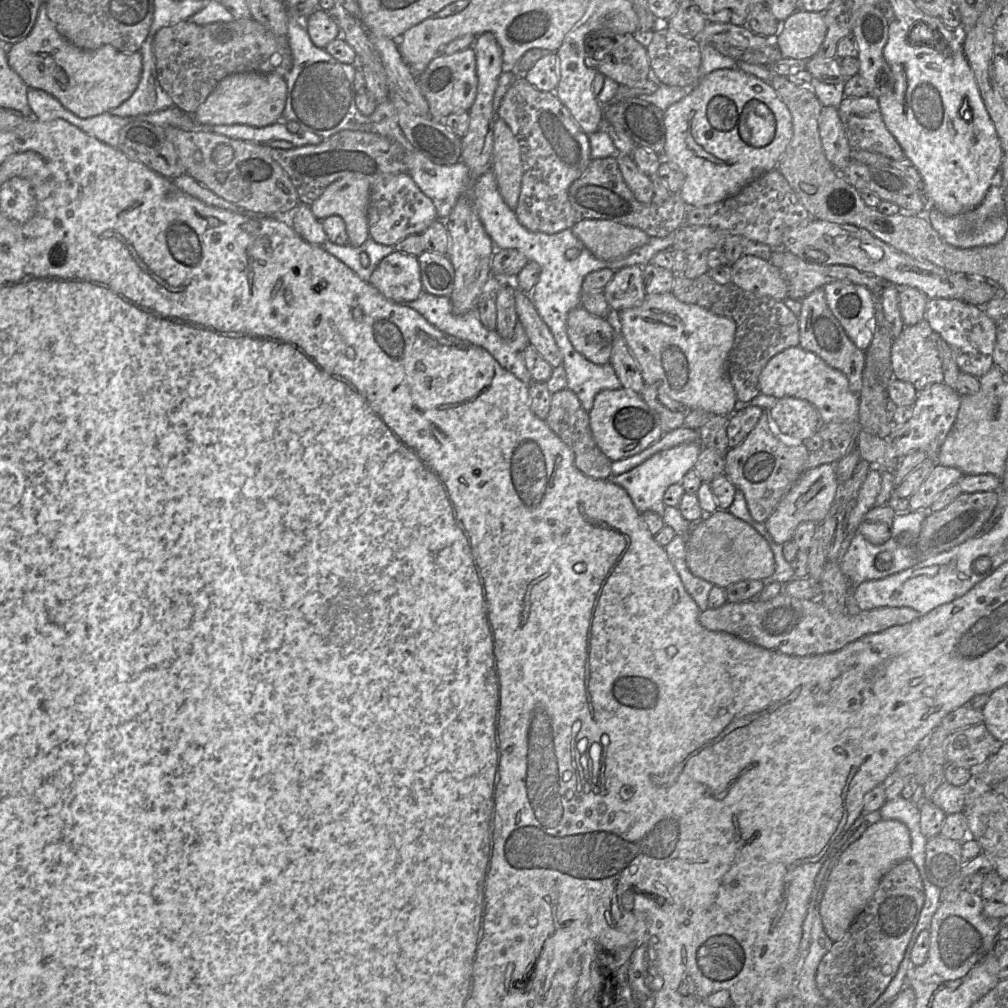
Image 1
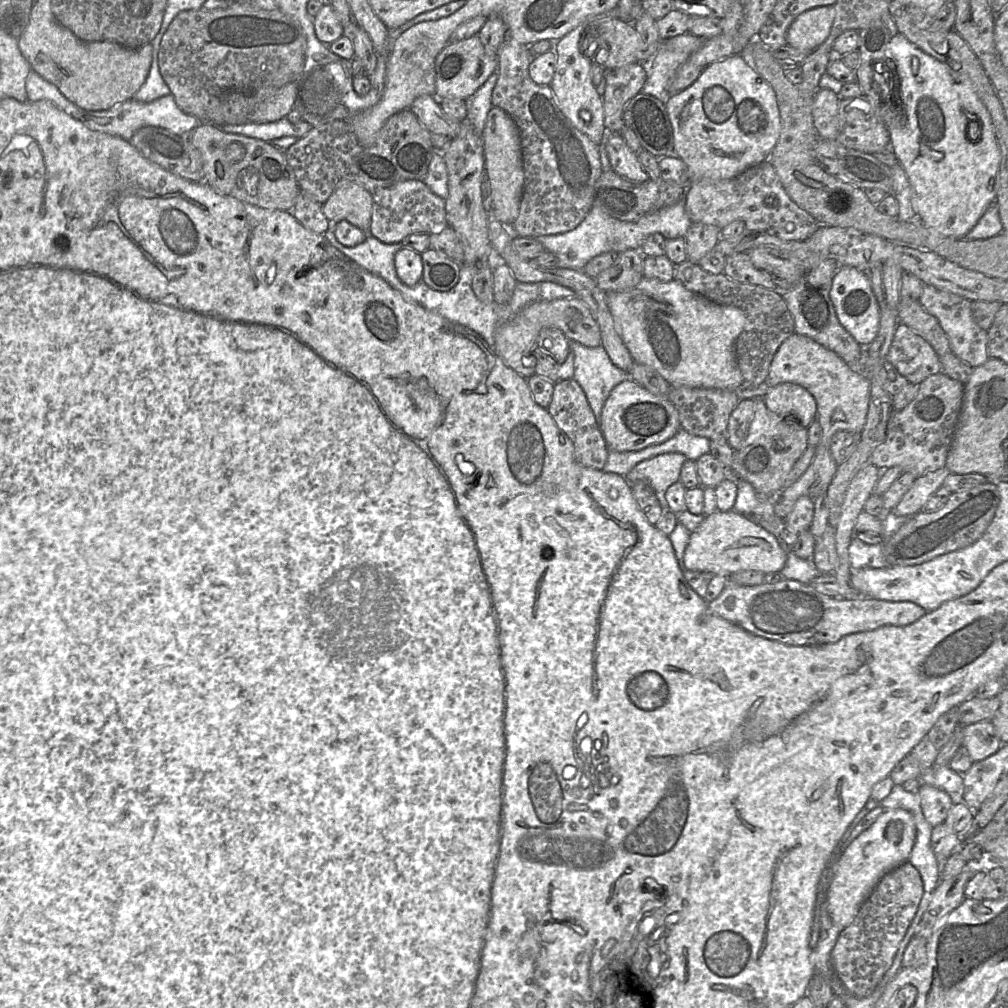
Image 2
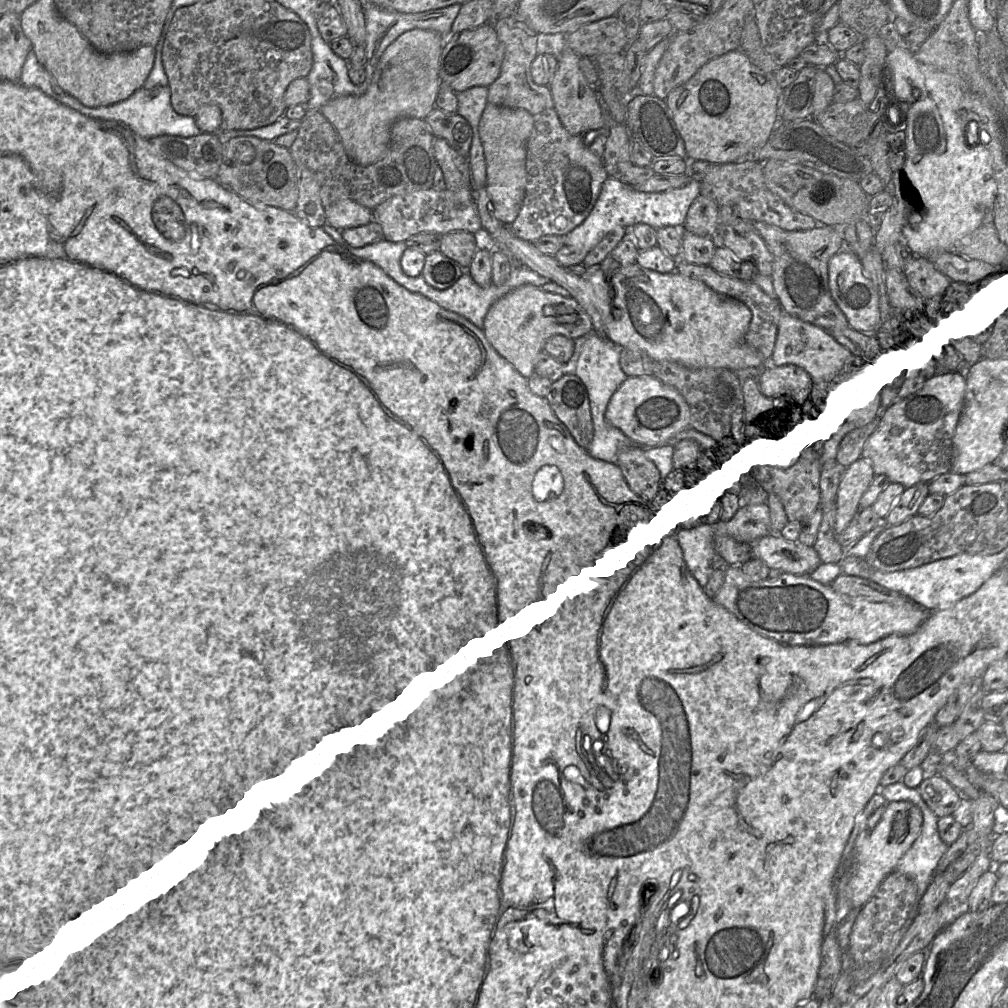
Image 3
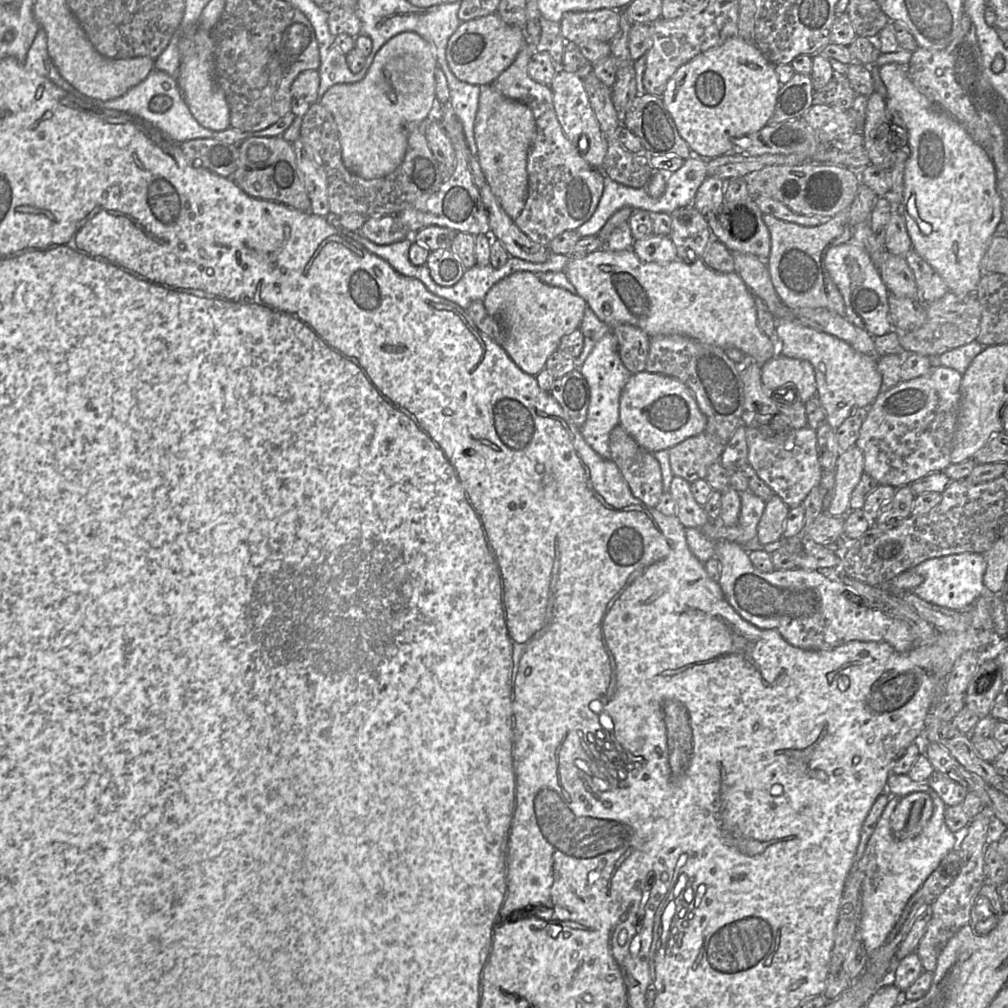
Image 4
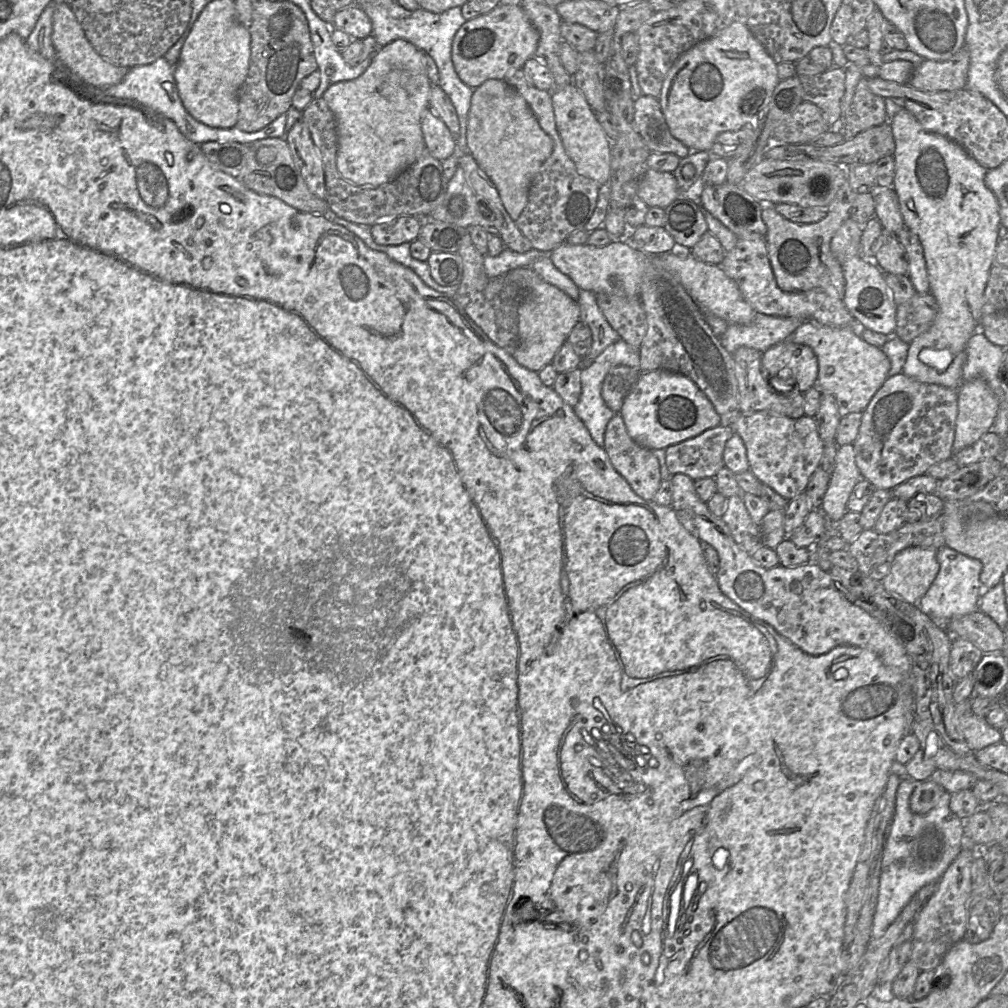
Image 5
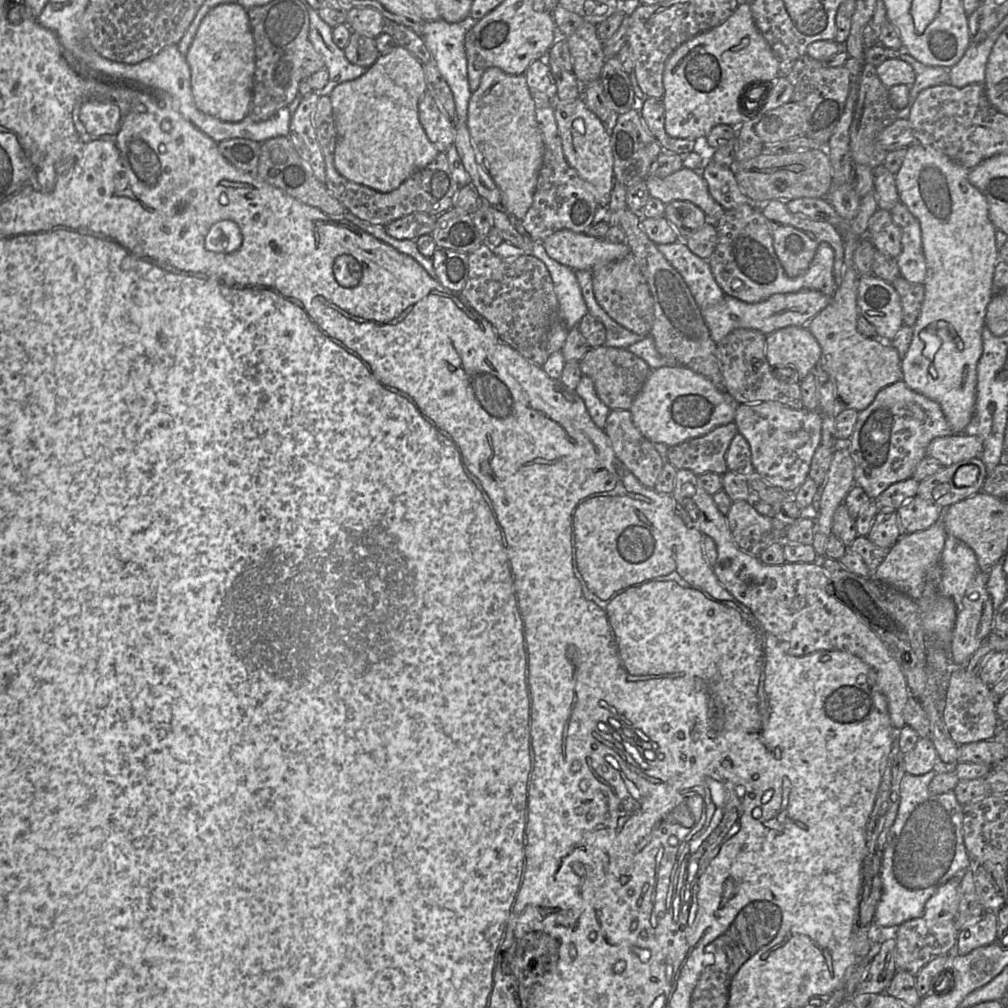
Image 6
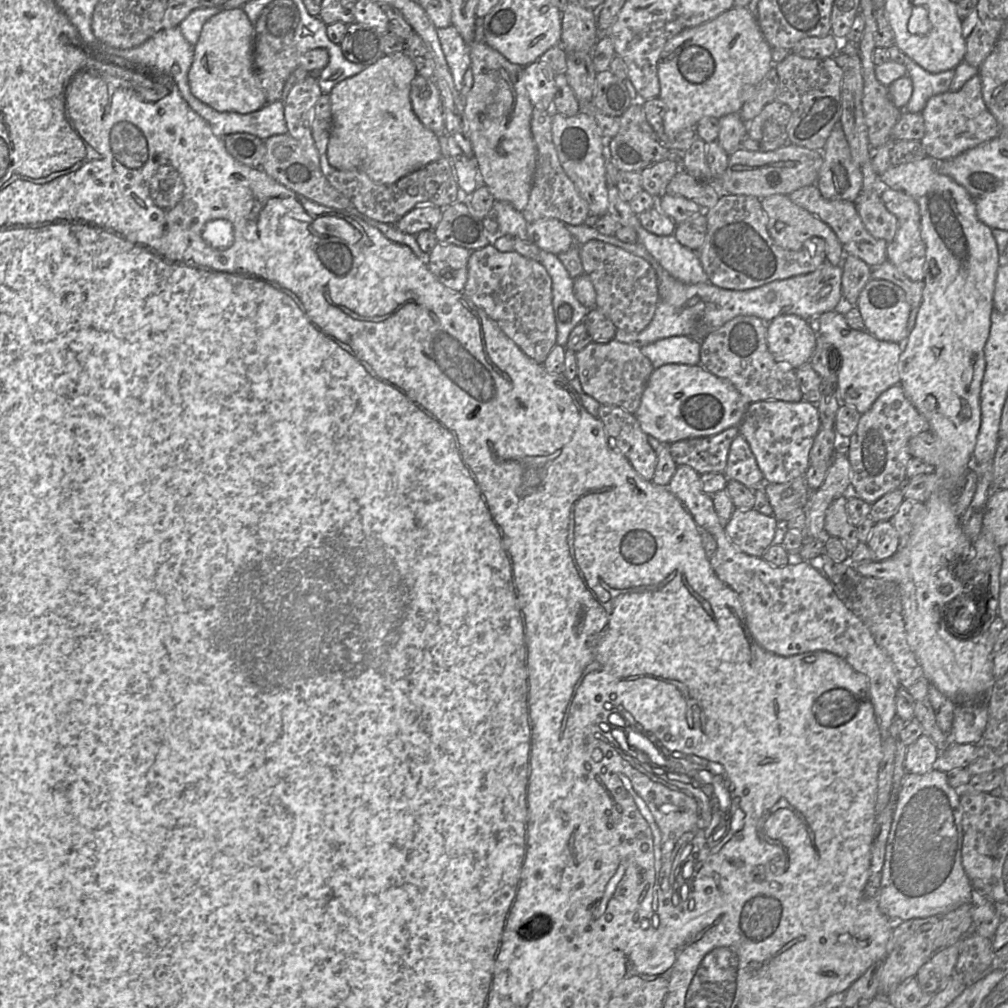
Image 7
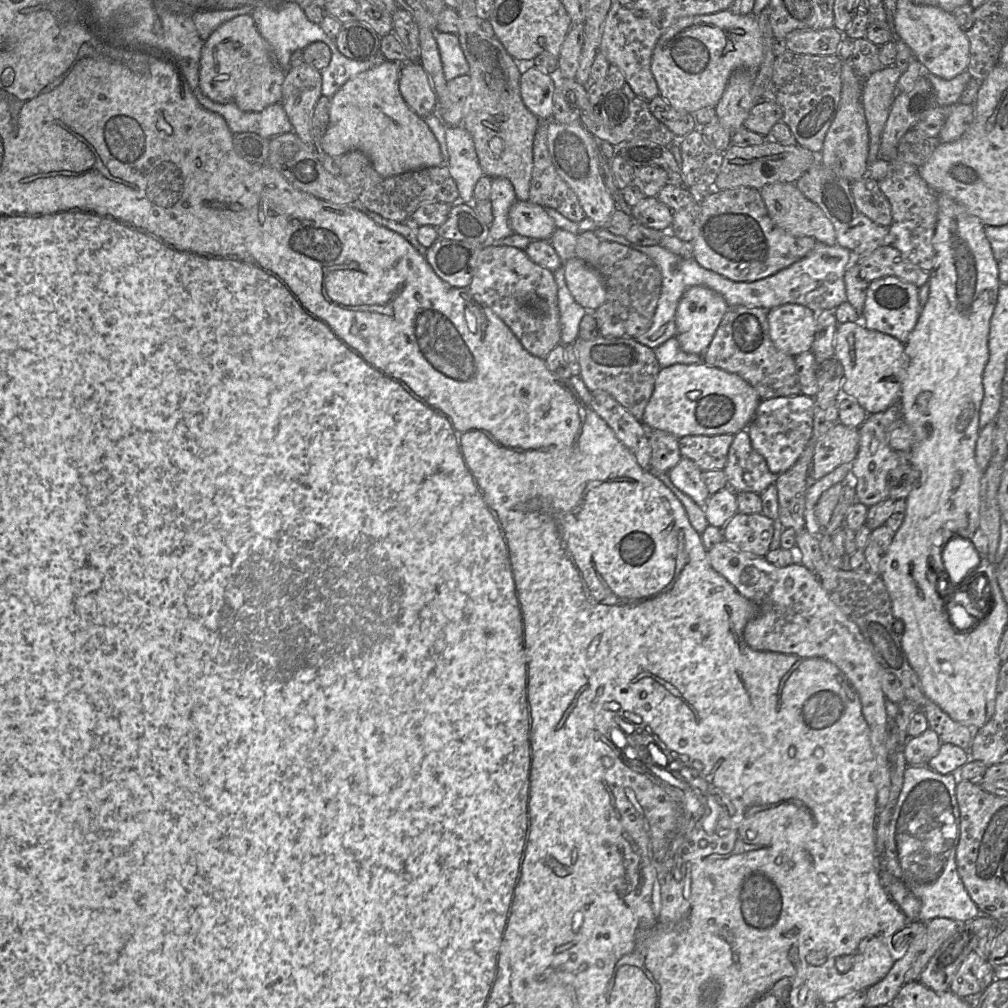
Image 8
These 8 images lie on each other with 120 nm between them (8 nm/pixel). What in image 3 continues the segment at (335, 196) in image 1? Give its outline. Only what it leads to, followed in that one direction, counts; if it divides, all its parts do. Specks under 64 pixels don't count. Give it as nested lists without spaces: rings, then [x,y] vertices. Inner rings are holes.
[[[350,199],[325,208],[325,214],[326,223],[339,231],[366,225],[373,219],[373,211]]]

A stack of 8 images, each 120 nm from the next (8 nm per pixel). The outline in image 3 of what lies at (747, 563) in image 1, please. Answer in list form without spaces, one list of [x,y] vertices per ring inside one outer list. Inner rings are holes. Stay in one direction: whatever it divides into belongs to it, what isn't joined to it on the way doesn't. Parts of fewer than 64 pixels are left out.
[[[769,533],[749,543],[752,558],[758,558],[769,568],[796,575],[809,575],[822,562],[813,546],[789,541],[779,533]]]

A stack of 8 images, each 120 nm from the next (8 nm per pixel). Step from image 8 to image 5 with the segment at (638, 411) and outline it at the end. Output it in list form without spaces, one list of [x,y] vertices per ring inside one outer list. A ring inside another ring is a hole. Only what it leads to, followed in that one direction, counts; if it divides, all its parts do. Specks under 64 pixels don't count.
[[[618,365],[606,375],[602,383],[601,395],[605,404],[614,413],[619,413],[626,395],[641,373],[640,369]]]

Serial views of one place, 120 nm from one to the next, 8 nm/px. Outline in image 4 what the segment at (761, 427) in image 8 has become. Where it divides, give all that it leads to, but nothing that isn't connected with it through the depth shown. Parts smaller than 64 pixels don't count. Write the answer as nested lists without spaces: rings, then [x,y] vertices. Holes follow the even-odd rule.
[[[805,426],[786,436],[765,437],[758,429],[746,427],[748,463],[782,501],[793,508],[802,504],[812,488],[819,486],[822,468],[818,458],[816,430]]]

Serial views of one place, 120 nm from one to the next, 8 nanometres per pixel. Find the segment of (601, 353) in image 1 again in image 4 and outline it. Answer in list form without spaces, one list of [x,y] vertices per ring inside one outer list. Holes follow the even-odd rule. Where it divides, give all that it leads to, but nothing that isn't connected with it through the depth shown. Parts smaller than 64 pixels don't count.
[[[529,271],[515,272],[494,284],[487,292],[483,303],[488,314],[502,327],[501,347],[523,372],[531,376],[536,376],[545,368],[549,356],[558,349],[561,338],[579,328],[588,306],[580,296],[542,283],[535,273]]]

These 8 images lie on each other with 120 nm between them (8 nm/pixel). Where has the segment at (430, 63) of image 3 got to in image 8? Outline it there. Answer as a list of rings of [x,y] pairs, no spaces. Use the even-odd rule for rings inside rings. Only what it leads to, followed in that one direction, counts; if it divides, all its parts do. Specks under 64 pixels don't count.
[[[383,60],[373,68],[349,79],[336,92],[331,98],[329,124],[322,138],[322,148],[326,154],[338,157],[350,151],[361,151],[370,158],[375,170],[383,177],[443,164],[440,145],[433,132],[424,119],[407,105],[400,93],[399,78],[402,64]]]

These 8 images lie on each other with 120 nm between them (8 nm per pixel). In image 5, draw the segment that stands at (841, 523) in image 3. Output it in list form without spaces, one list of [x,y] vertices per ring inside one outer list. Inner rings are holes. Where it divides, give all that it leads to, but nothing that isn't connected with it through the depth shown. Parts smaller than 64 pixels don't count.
[[[853,444],[838,447],[835,468],[821,505],[821,511],[833,524],[837,524],[848,511],[849,496],[862,478],[855,457]]]

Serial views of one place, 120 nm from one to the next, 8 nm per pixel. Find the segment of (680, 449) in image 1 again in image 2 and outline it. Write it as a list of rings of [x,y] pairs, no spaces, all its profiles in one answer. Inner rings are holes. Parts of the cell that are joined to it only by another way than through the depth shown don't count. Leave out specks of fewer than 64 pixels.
[[[681,453],[660,454],[639,462],[625,478],[629,483],[645,481],[654,490],[662,509],[666,510],[666,490],[679,481],[681,467],[686,460],[687,457]]]

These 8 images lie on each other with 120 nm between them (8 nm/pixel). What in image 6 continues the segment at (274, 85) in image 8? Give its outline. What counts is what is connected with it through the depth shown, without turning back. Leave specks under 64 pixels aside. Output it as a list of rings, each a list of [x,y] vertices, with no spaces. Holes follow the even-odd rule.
[[[237,2],[213,7],[202,19],[185,55],[190,68],[192,97],[197,108],[225,122],[238,122],[247,115],[255,70],[255,45],[246,9]]]

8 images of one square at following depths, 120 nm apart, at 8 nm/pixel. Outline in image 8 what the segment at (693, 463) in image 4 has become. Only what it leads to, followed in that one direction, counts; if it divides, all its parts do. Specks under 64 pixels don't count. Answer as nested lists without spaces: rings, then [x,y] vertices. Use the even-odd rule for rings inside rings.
[[[732,434],[688,435],[679,438],[682,457],[692,460],[703,471],[724,470]]]

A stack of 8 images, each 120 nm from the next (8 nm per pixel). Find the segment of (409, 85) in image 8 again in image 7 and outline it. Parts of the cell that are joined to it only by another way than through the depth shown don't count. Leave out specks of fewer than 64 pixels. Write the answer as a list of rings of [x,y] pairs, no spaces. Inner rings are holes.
[[[416,75],[411,82],[410,101],[419,121],[437,136],[445,135],[442,102],[432,79]]]

